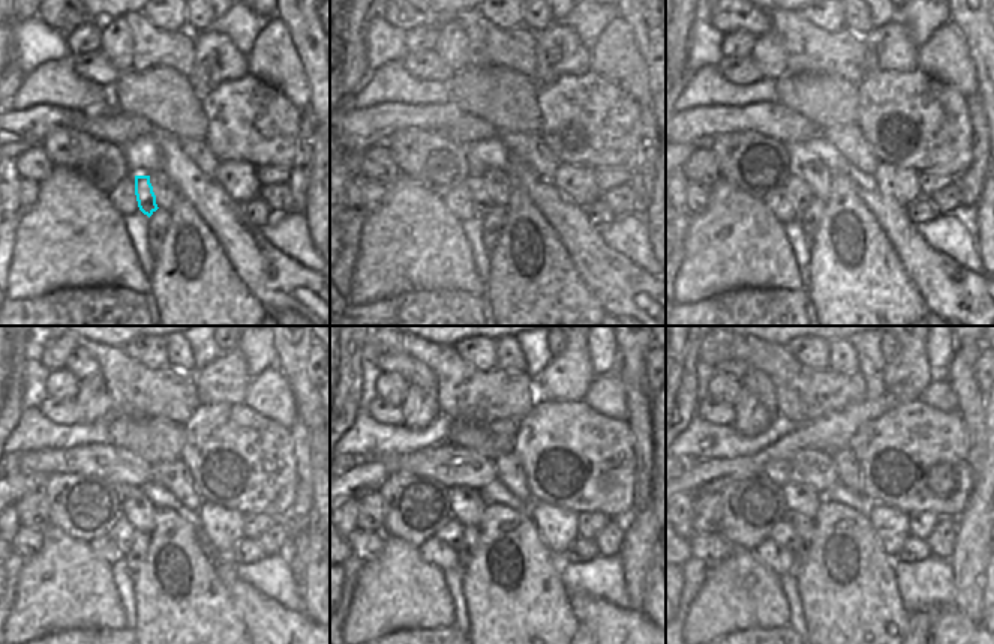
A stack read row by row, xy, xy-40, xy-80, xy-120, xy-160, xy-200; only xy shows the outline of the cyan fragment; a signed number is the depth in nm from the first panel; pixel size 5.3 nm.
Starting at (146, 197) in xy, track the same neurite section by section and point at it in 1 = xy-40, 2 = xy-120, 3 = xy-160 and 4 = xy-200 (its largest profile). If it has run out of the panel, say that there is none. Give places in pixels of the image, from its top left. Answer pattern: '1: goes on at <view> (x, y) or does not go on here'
1: goes on at xy-40 (483, 203)
2: goes on at xy-120 (122, 533)
3: goes on at xy-160 (452, 532)
4: goes on at xy-200 (783, 535)

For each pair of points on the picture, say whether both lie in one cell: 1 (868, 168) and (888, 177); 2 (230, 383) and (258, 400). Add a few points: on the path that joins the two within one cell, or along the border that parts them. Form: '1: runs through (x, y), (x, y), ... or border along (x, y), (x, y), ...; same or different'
1: border along (879, 164), (871, 174); different
2: border along (252, 380), (242, 403); different

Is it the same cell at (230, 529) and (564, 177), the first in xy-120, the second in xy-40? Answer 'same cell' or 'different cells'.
same cell

